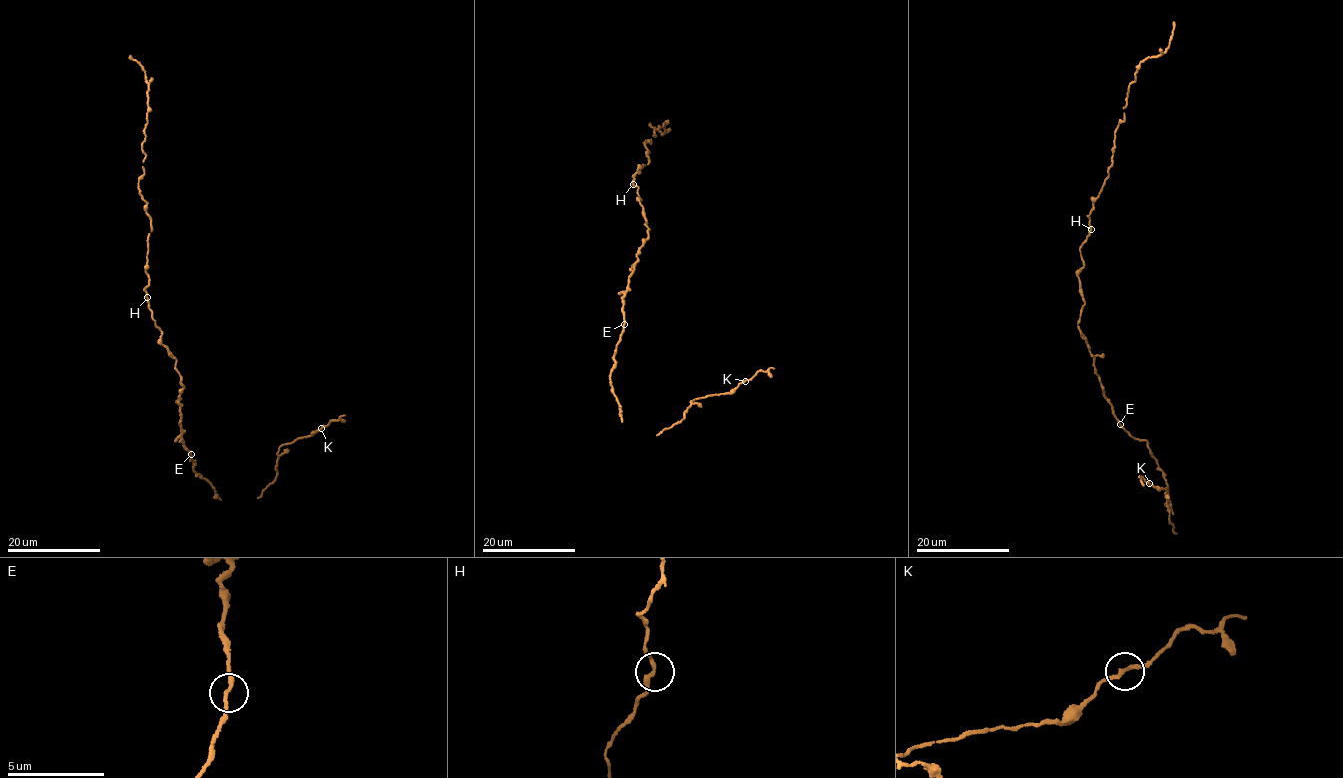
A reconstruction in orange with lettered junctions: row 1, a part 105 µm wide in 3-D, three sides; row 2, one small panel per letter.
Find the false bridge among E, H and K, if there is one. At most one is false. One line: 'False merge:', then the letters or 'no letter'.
False merge: no letter

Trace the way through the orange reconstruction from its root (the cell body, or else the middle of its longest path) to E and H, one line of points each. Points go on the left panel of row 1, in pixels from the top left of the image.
E: (179, 397), (180, 441), (191, 454)
H: (179, 397), (183, 386), (175, 368), (175, 357), (161, 343), (160, 328), (152, 318), (147, 297)

